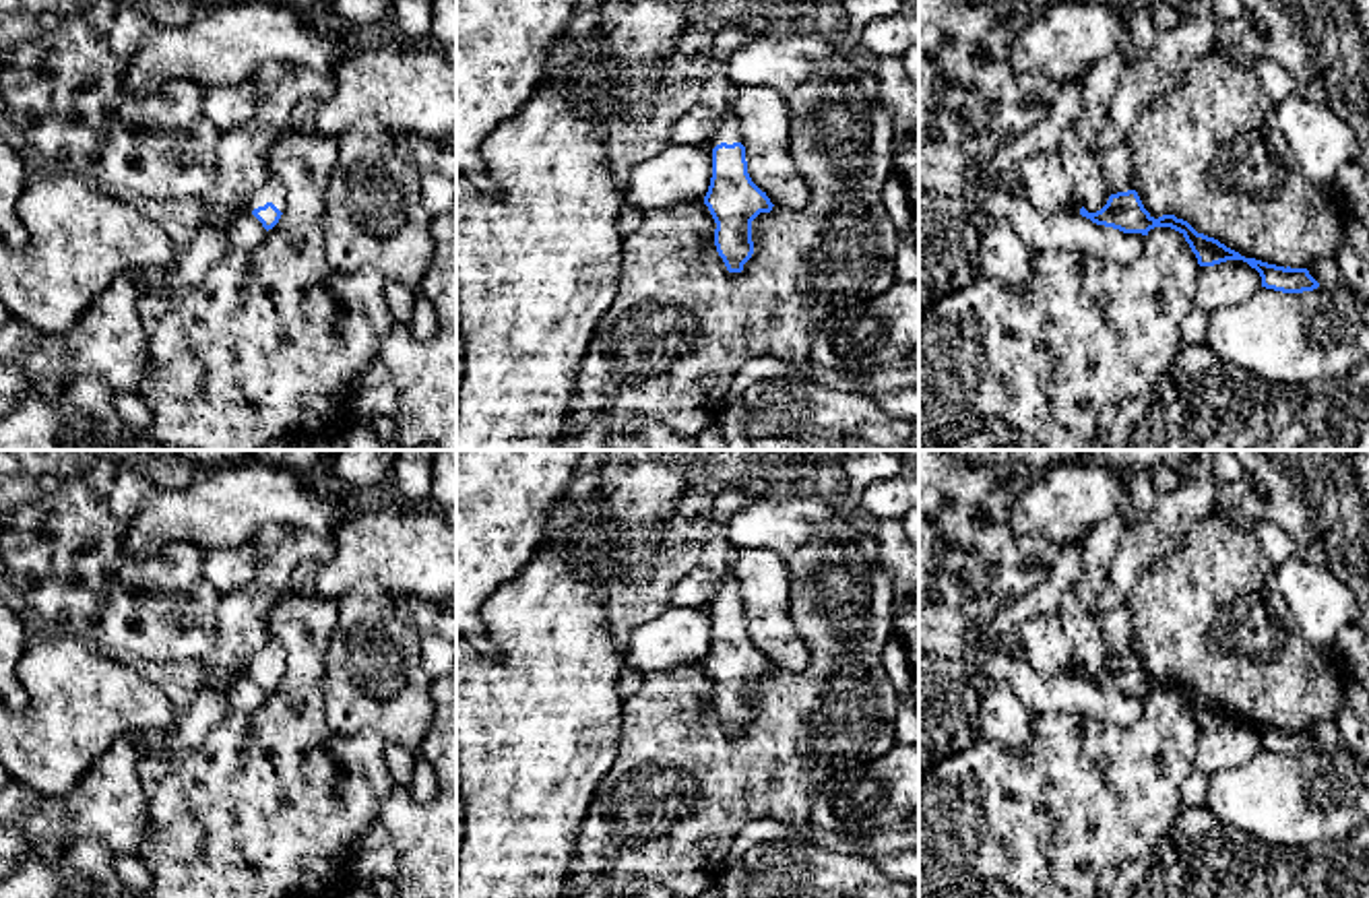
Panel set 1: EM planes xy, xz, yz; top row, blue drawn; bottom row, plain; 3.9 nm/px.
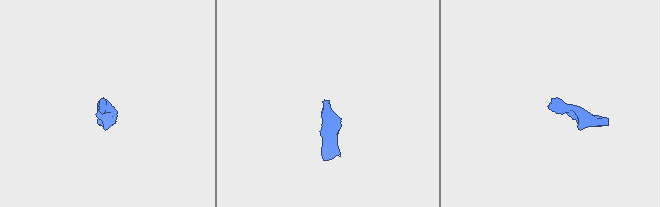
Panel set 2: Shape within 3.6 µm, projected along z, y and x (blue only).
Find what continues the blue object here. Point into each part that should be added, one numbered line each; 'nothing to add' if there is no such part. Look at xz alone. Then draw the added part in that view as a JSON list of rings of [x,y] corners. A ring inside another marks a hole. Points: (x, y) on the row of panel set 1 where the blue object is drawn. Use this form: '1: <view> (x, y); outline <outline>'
1: xz (729, 133); outline [[[731,85],[731,89],[727,91],[727,116],[723,124],[719,126],[719,130],[712,134],[710,155],[712,155],[712,149],[721,142],[727,142],[727,145],[741,142],[743,145],[739,124],[733,116],[733,103],[737,95],[739,95],[739,87]]]

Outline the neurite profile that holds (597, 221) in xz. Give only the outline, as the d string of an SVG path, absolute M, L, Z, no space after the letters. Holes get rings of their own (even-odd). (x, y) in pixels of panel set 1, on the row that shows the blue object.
M564 81L543 83L531 101L516 111L502 128L485 138L481 159L494 184L491 192L477 190L471 182L456 178L456 303L460 308L460 336L465 349L465 374L456 388L456 450L547 450L570 421L570 400L576 388L576 374L588 349L593 330L611 306L619 279L619 231L617 219L628 206L626 186L609 167L605 149L605 122L593 111L580 109Z

